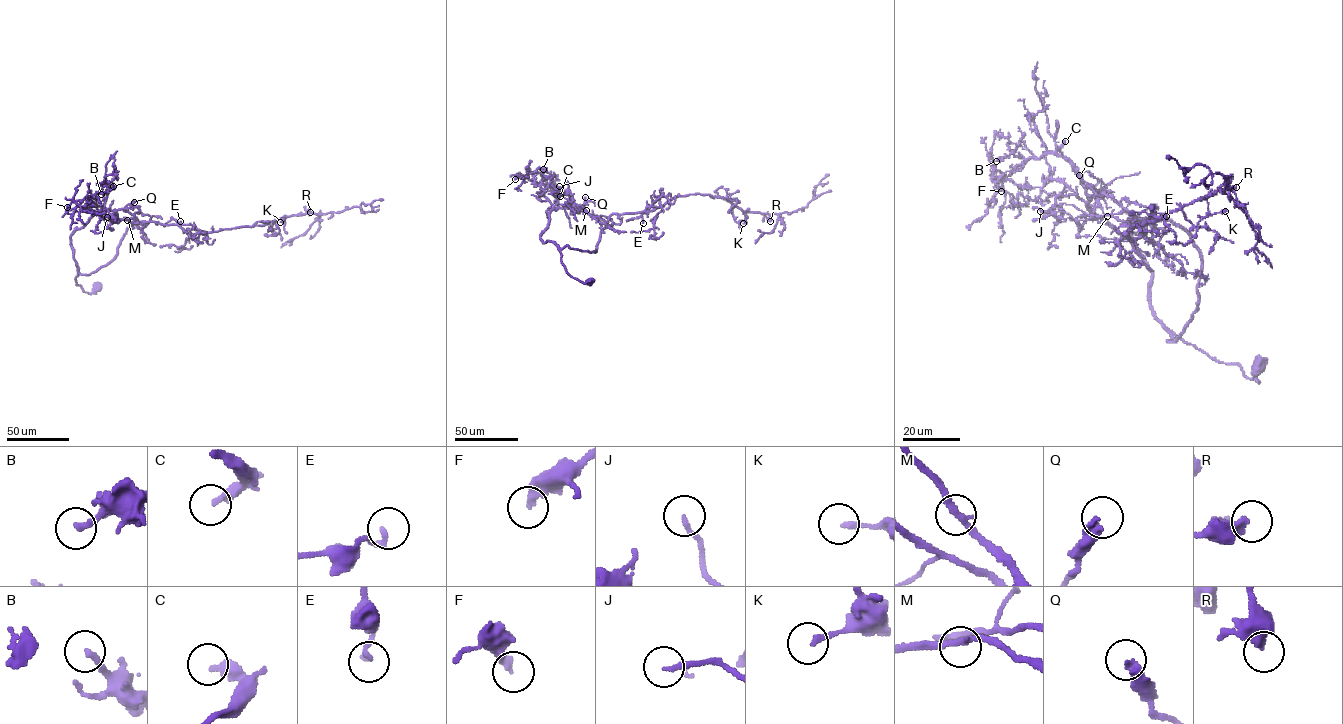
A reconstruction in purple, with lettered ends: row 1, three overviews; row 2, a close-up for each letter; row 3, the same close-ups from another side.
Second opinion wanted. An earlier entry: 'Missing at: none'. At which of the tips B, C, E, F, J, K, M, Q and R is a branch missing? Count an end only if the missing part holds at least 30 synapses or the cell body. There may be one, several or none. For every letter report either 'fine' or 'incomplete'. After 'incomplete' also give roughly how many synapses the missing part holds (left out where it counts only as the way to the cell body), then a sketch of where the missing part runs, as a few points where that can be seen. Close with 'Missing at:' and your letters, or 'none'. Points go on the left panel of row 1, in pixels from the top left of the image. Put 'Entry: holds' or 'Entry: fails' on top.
Entry: holds
B: fine
C: fine
E: fine
F: fine
J: fine
K: fine
M: fine
Q: fine
R: fine
Missing at: none

